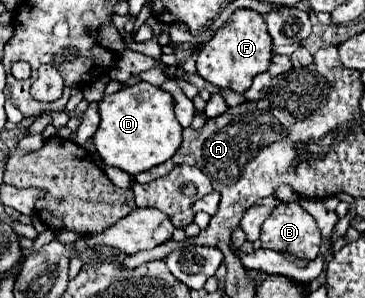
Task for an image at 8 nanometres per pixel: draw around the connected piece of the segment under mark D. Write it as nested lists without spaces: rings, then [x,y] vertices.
[[[137,83],[133,87],[119,89],[113,95],[105,95],[99,101],[99,115],[101,125],[93,135],[93,141],[101,161],[109,167],[127,171],[129,175],[137,175],[165,163],[181,145],[183,127],[175,119],[171,93],[149,83]]]

